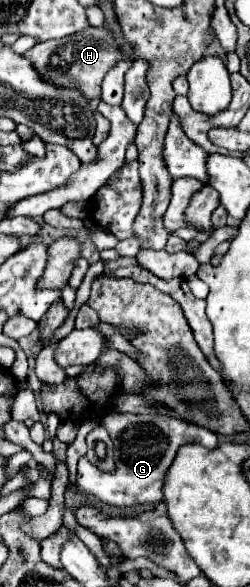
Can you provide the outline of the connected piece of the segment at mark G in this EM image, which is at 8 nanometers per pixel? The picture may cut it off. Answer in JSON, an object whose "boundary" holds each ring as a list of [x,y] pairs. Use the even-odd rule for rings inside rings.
{"boundary":[[[106,414],[104,426],[114,442],[116,468],[112,472],[104,472],[92,466],[86,458],[80,458],[76,484],[82,492],[88,492],[116,508],[130,508],[136,504],[160,504],[164,478],[176,456],[178,446],[194,442],[202,444],[204,448],[216,448],[218,444],[218,436],[214,432],[168,414]]]}

